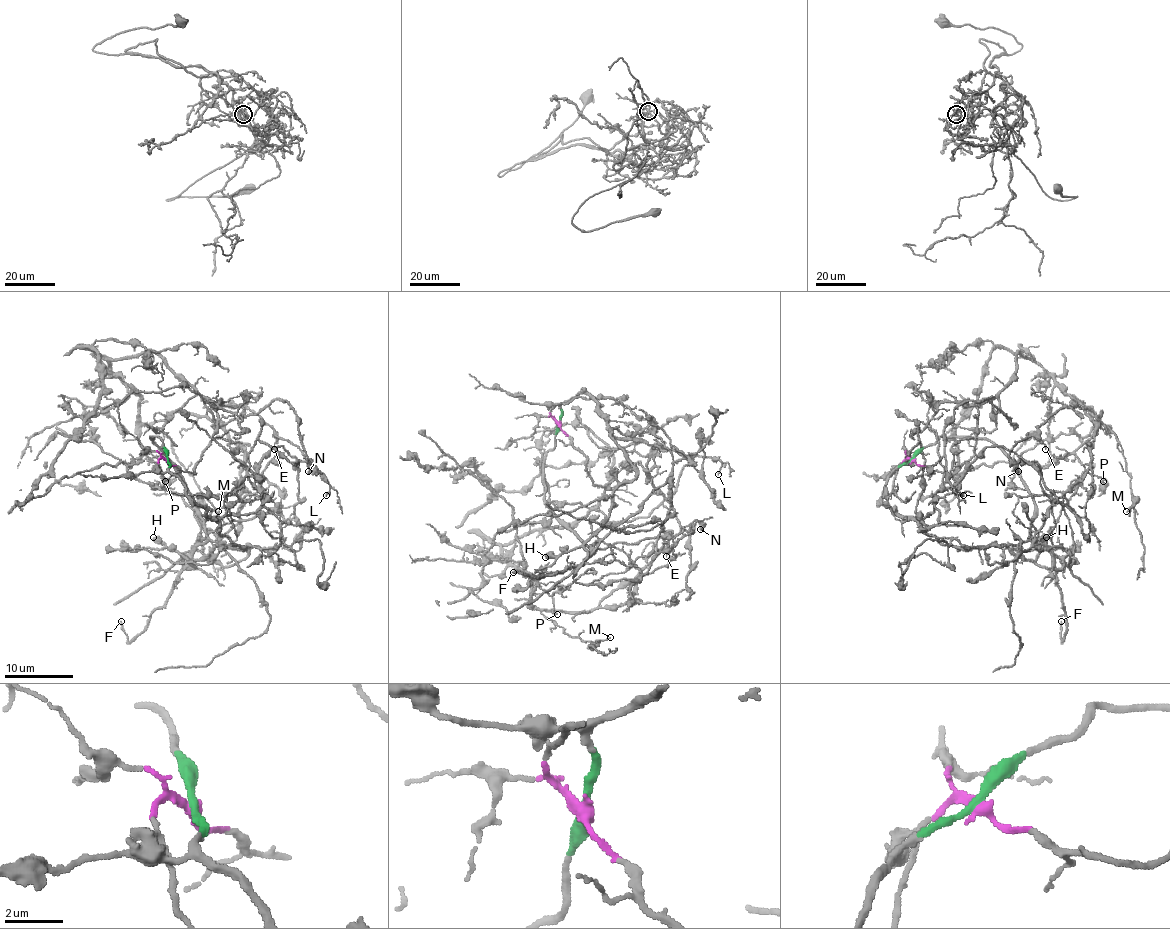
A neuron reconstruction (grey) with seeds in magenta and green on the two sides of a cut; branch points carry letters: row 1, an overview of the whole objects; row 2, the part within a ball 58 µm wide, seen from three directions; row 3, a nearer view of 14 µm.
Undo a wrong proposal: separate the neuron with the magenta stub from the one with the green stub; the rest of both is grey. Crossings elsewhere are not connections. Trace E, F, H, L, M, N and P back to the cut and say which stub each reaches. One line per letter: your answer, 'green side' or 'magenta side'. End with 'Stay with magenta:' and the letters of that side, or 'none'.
E: magenta side
F: green side
H: green side
L: magenta side
M: magenta side
N: magenta side
P: magenta side
Stay with magenta: E, L, M, N, P

